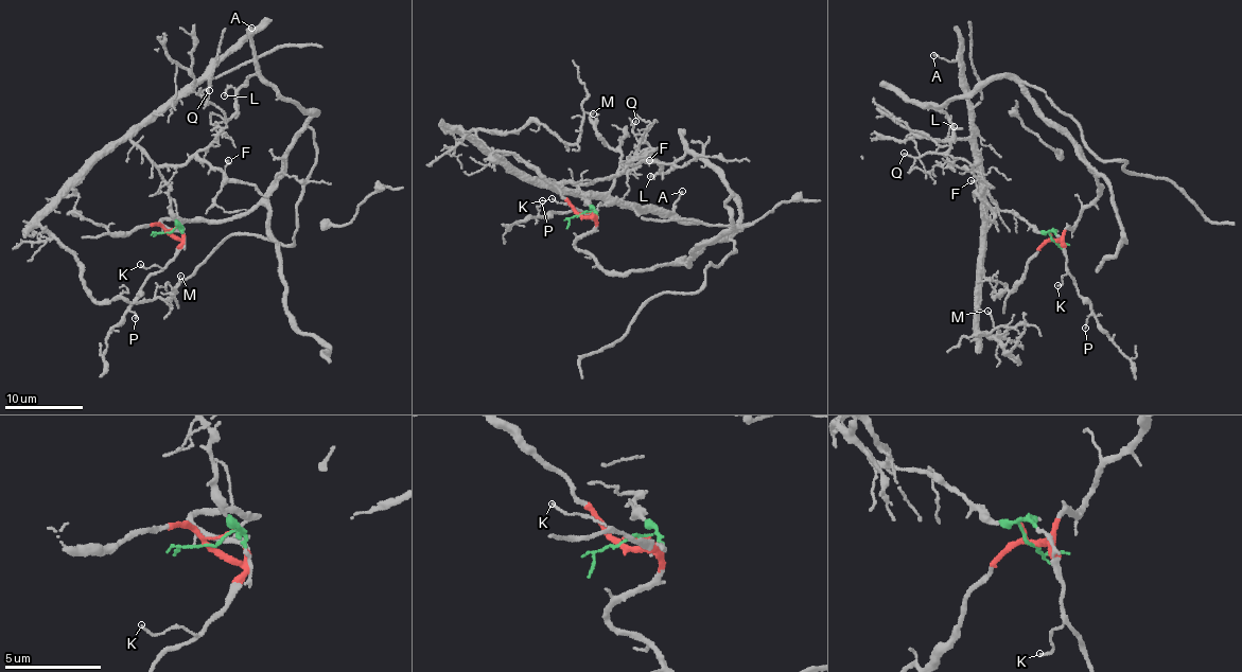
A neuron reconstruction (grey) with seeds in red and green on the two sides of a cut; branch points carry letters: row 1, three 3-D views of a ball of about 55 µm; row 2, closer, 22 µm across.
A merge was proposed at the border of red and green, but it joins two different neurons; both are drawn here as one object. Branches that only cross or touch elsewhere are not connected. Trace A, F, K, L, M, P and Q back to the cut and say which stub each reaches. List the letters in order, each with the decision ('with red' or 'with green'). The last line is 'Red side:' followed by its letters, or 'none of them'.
A: with green
F: with green
K: with red
L: with red
M: with green
P: with red
Q: with red
Red side: K, L, P, Q

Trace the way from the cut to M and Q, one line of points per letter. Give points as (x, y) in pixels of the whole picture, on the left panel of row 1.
M: (165, 233), (178, 225), (169, 187), (127, 139), (39, 222), (74, 257), (97, 301), (171, 299), (180, 276)
Q: (165, 233), (181, 237), (164, 218), (257, 207), (315, 109), (249, 76), (227, 119), (209, 90)

